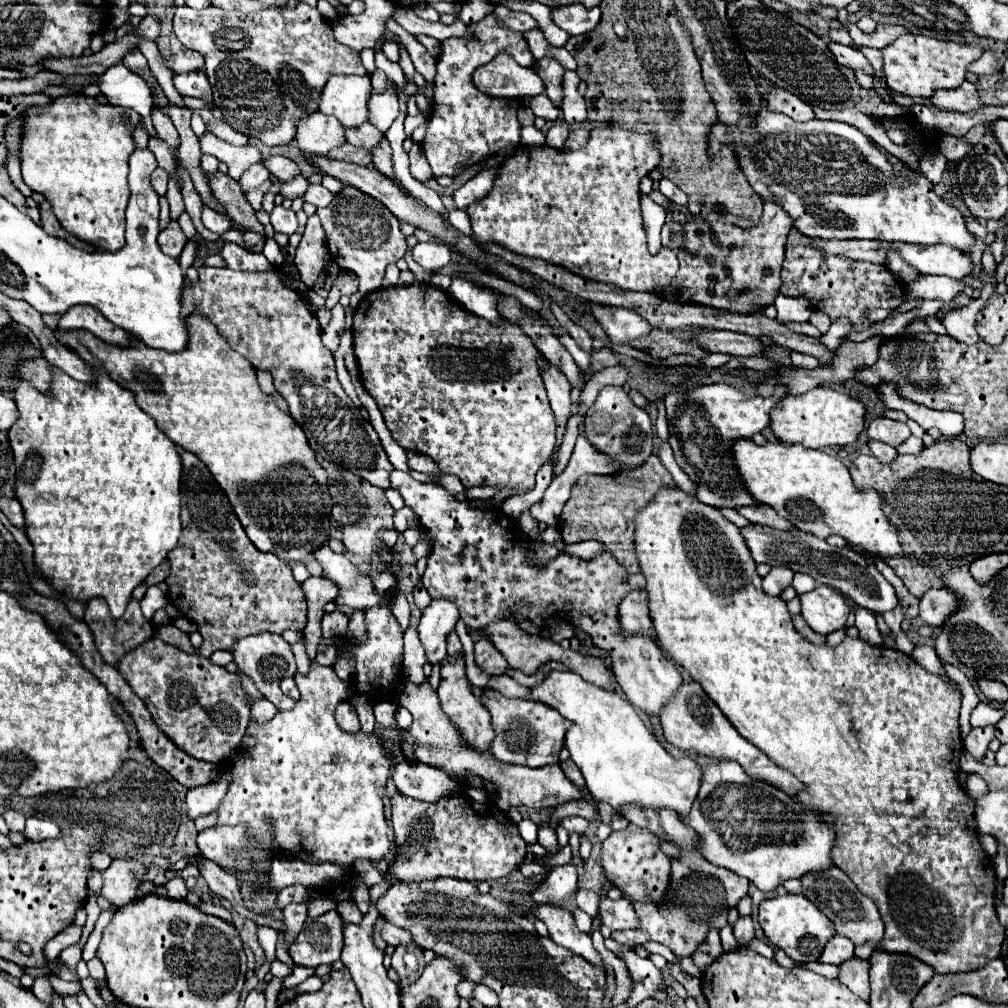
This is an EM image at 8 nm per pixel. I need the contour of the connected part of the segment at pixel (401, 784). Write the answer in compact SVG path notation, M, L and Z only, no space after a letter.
M406 760L396 764L392 782L402 794L412 796L416 800L426 800L426 802L436 802L442 796L456 792L460 786L456 784L456 780L452 780L452 776L448 776L446 772L440 772L438 768L432 768L420 762L408 764Z

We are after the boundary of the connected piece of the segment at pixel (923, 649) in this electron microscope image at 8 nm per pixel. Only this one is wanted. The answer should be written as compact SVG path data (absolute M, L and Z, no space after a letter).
M918 646L918 648L912 652L912 658L914 658L916 664L920 664L924 670L936 672L938 676L942 676L944 668L942 668L942 664L940 664L934 648L930 648L930 646Z

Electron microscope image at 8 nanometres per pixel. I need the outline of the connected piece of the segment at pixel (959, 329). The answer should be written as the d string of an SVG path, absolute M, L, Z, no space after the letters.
M986 282L984 288L982 288L982 296L973 300L968 306L962 308L962 310L956 310L956 312L948 312L942 320L944 328L948 330L948 334L954 338L954 340L960 340L964 344L976 344L980 338L976 334L976 328L974 328L974 322L976 322L976 314L984 307L986 300L994 294L994 284L992 282Z

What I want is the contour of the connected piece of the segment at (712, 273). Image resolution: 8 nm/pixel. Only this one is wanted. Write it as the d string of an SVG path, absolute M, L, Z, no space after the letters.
M774 202L764 204L762 220L750 230L696 218L690 218L686 224L668 220L662 226L662 246L676 252L680 270L668 288L656 288L654 294L668 302L698 302L740 314L754 314L752 304L760 304L764 310L774 304L780 292L780 270L790 230L792 218Z

